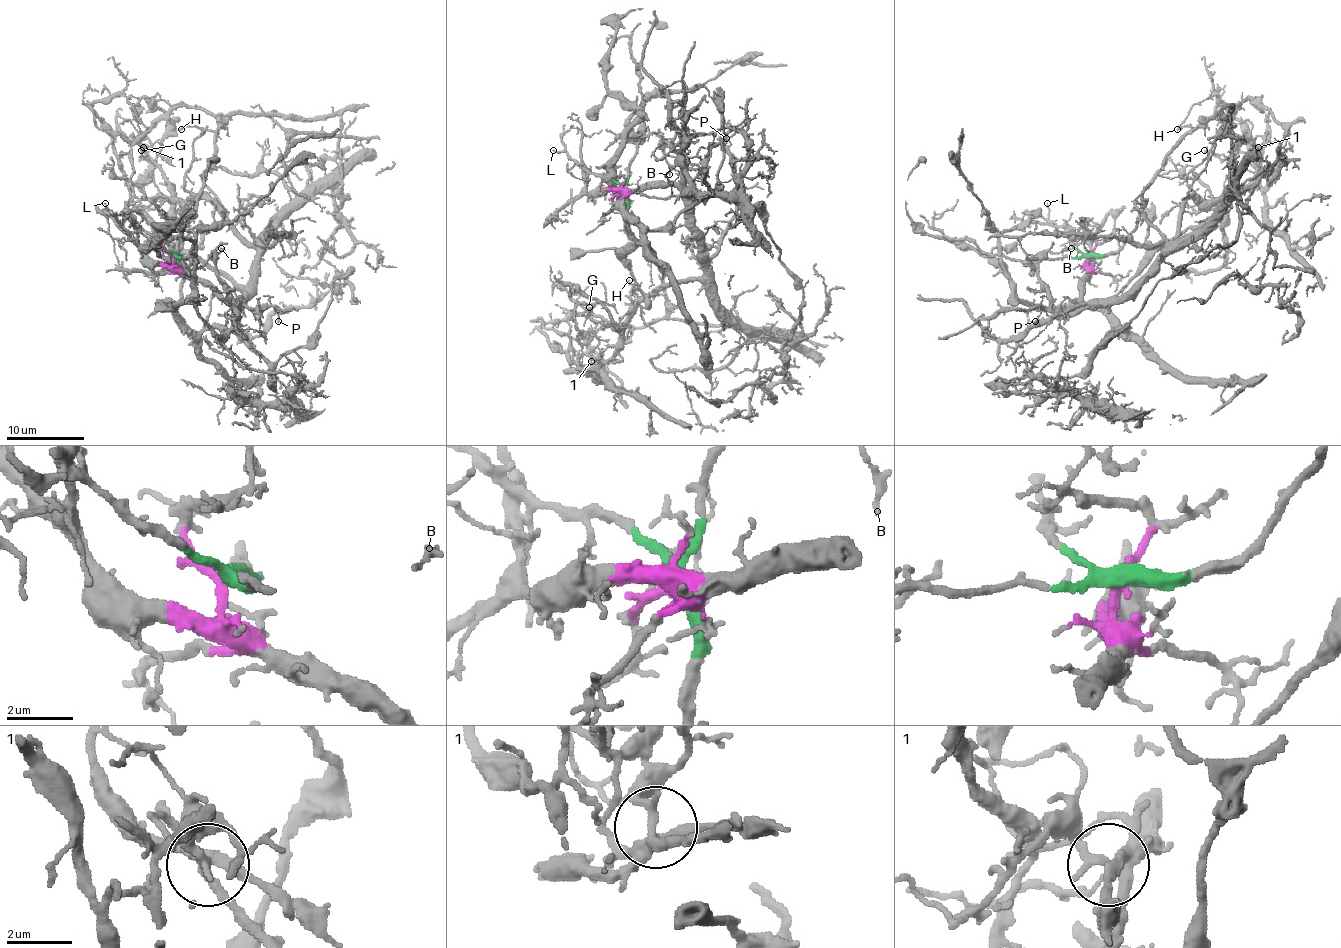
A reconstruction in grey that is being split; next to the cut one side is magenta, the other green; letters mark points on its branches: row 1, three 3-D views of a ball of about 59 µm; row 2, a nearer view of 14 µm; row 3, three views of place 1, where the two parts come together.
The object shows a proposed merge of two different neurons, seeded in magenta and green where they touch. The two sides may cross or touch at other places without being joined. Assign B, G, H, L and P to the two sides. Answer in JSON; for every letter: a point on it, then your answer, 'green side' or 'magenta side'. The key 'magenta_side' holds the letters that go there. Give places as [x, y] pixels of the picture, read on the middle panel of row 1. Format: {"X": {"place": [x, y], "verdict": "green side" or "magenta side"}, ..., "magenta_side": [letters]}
{"B": {"place": [669, 174], "verdict": "magenta side"}, "G": {"place": [589, 307], "verdict": "magenta side"}, "H": {"place": [629, 280], "verdict": "green side"}, "L": {"place": [553, 150], "verdict": "green side"}, "P": {"place": [726, 138], "verdict": "magenta side"}, "magenta_side": ["B", "G", "P"]}

